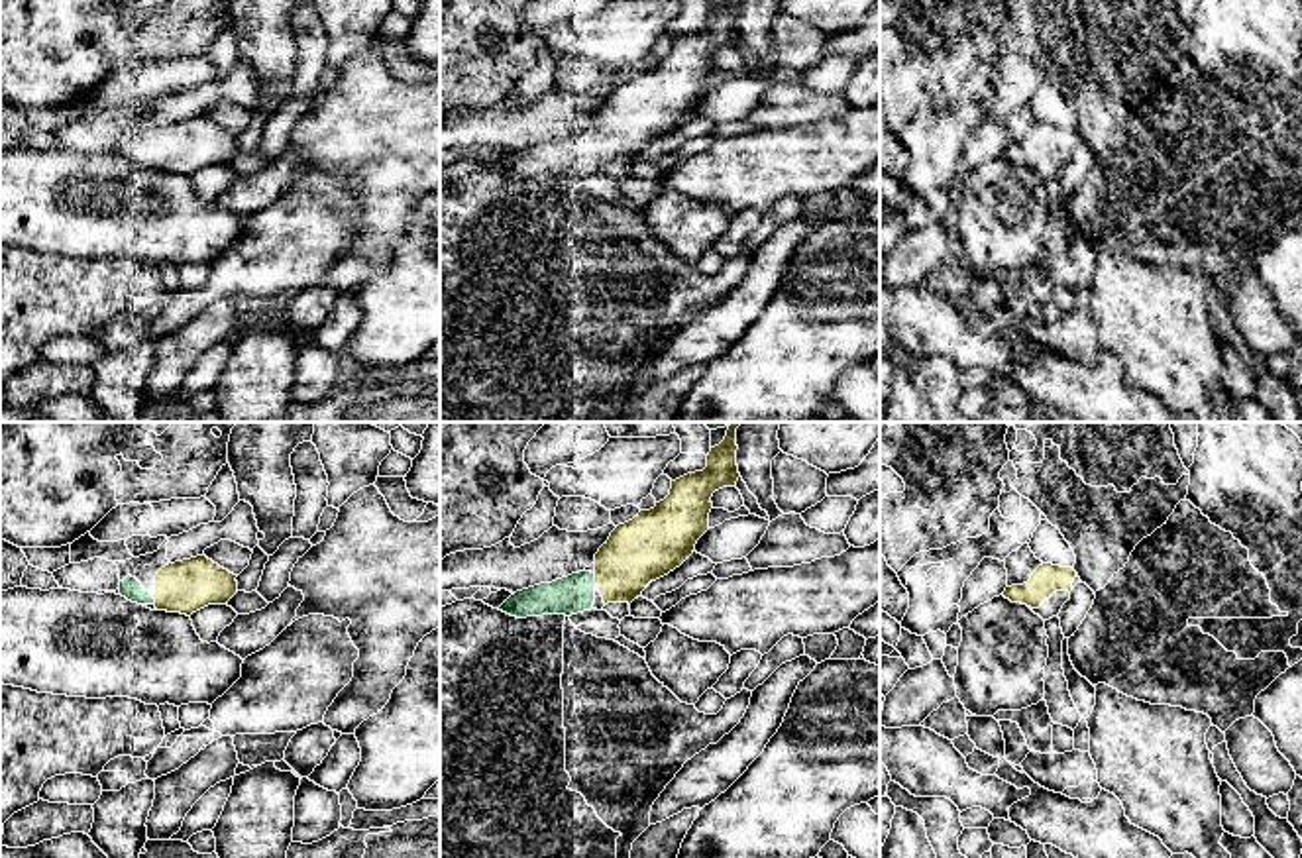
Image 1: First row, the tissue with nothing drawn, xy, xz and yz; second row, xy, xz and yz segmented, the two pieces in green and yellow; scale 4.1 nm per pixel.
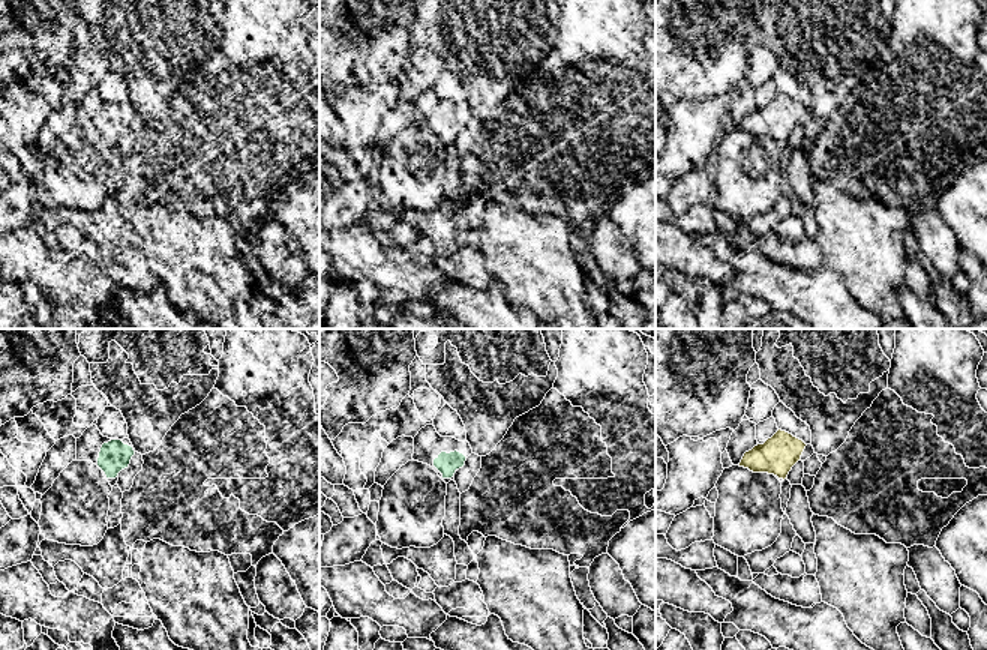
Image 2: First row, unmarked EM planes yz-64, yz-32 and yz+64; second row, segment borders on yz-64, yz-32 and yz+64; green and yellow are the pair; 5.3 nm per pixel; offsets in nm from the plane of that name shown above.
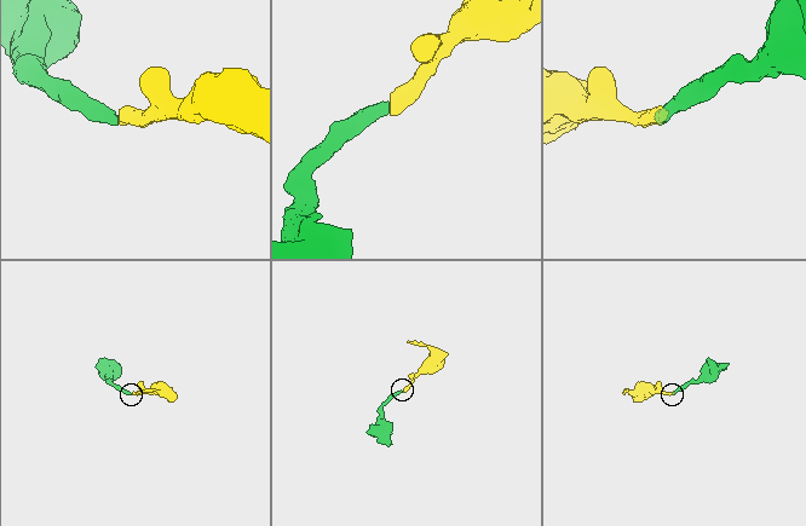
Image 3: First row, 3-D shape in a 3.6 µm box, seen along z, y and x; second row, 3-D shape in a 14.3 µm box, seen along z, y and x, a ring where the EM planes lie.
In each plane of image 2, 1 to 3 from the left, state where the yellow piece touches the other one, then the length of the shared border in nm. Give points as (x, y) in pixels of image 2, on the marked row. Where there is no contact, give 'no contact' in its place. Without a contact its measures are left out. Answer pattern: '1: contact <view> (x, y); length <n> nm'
1: no contact
2: no contact
3: no contact

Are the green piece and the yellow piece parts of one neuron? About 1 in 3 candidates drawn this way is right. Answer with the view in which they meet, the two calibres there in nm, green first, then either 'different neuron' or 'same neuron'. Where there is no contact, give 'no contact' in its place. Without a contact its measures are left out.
meets green in xz; 160 nm thick on the green side, 260 nm on the other; same neuron

